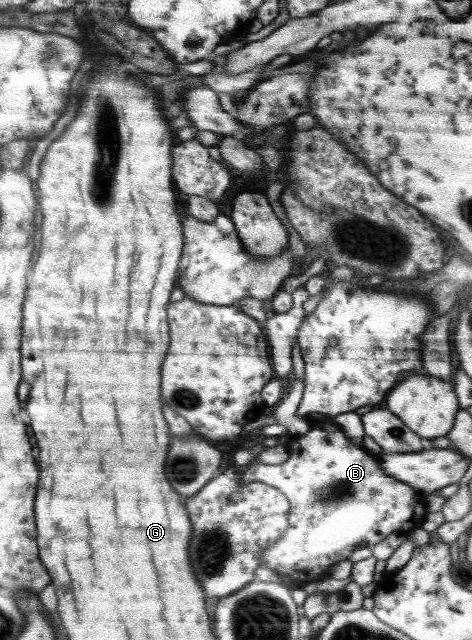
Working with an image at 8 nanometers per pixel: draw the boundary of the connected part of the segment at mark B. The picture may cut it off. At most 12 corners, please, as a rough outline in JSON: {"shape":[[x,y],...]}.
{"shape":[[338,426],[289,437],[243,483],[291,500],[262,562],[318,580],[362,546],[406,535],[418,491]]}

